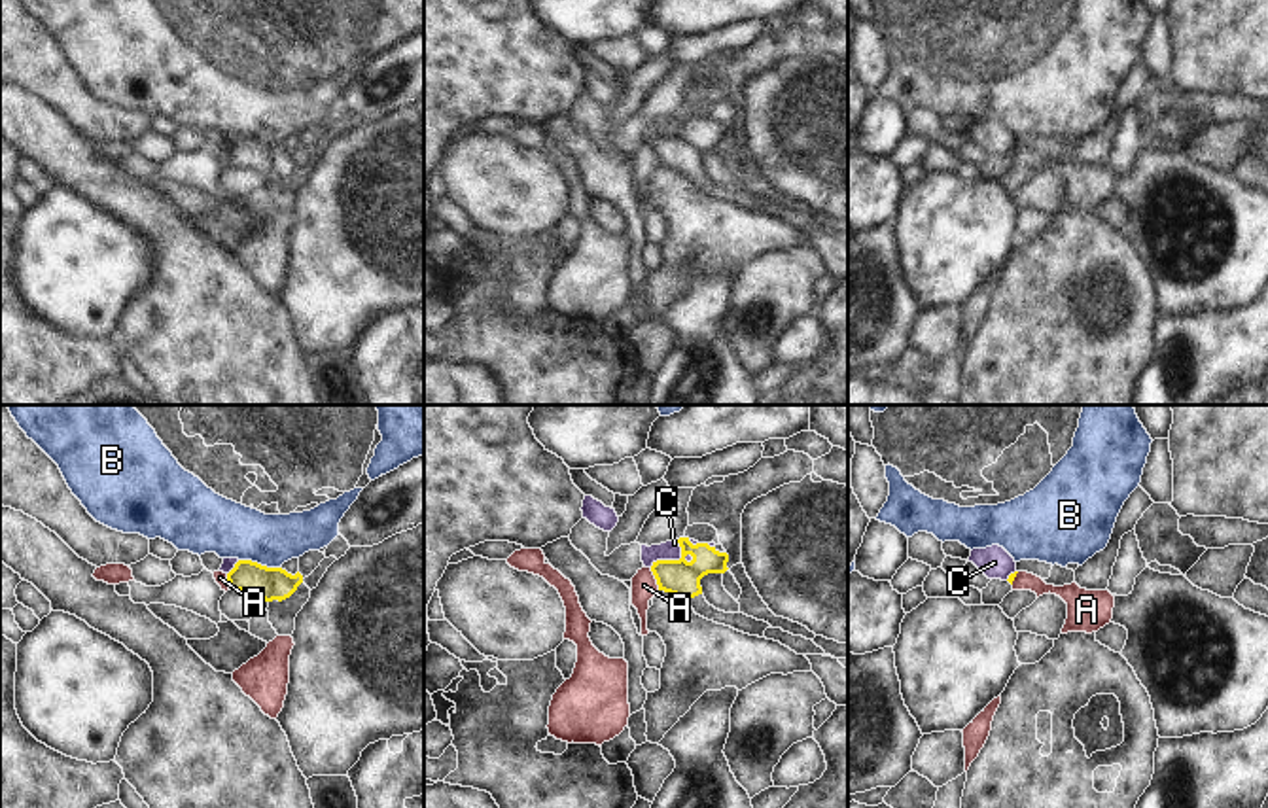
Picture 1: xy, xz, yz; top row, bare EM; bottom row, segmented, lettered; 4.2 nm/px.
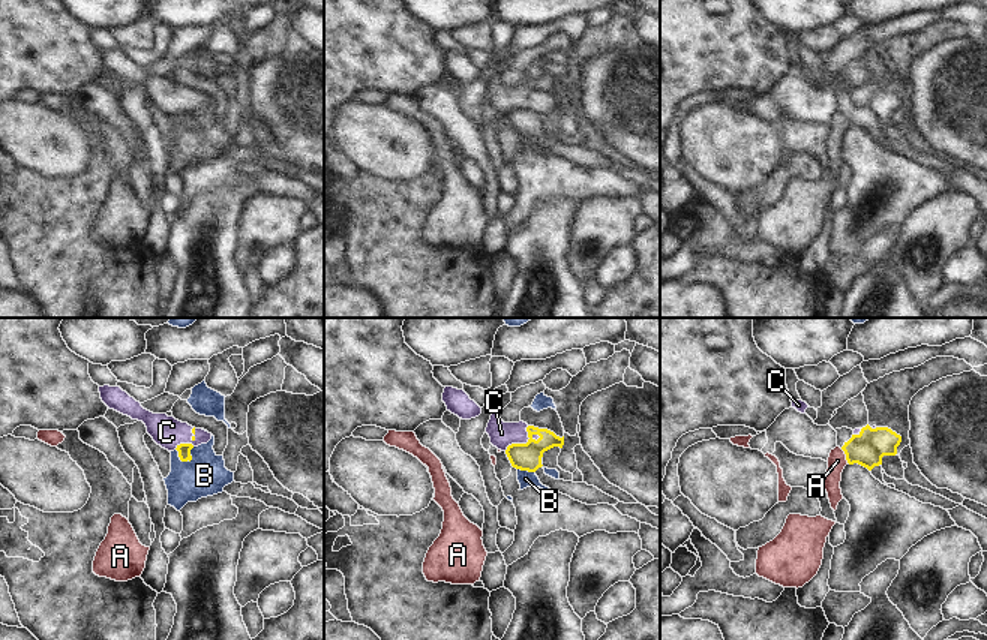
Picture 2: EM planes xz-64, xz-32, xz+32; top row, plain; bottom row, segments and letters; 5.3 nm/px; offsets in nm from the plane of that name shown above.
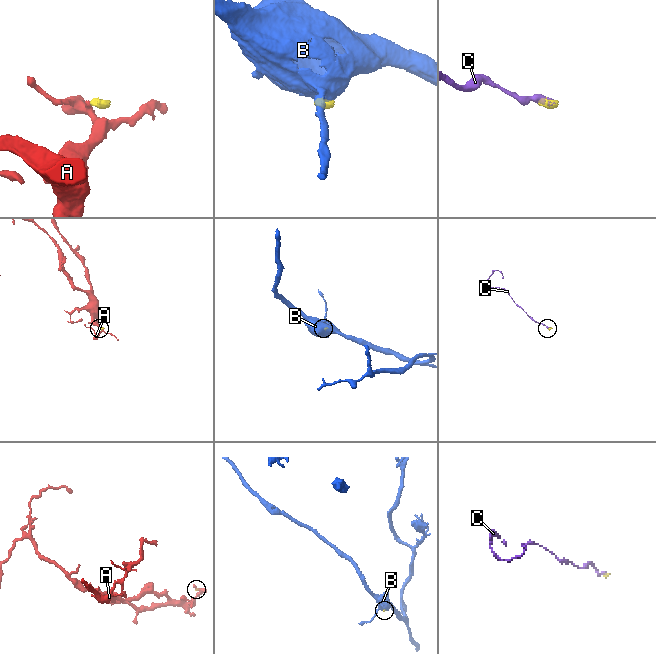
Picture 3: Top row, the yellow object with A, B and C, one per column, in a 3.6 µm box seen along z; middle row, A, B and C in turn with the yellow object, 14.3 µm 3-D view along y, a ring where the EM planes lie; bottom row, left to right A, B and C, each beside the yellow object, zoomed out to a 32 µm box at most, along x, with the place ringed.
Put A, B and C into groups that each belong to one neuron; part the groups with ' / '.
A / B / C

